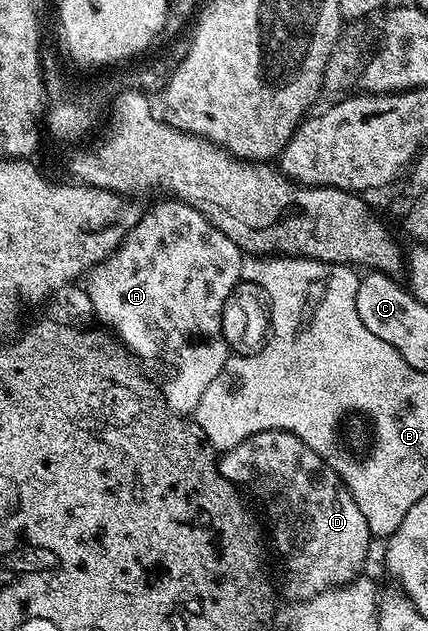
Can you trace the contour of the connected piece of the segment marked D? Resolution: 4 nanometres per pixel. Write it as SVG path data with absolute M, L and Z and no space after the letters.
M269 430L268 432L258 432L252 436L246 436L241 443L232 448L226 449L218 457L219 473L227 480L232 480L240 489L252 492L261 503L267 507L267 512L271 515L271 532L269 528L269 536L275 539L275 552L279 555L279 560L283 563L283 588L281 584L281 592L288 596L291 600L304 600L310 602L322 592L328 592L330 588L341 588L344 584L354 581L356 577L364 571L363 563L367 560L367 551L371 548L373 537L369 526L365 522L365 514L361 514L361 509L357 506L357 502L353 498L350 490L343 485L343 480L338 476L330 466L325 463L313 450L309 450L309 446L305 446L305 442L301 442L301 438L297 438L291 432L278 432L277 430Z

